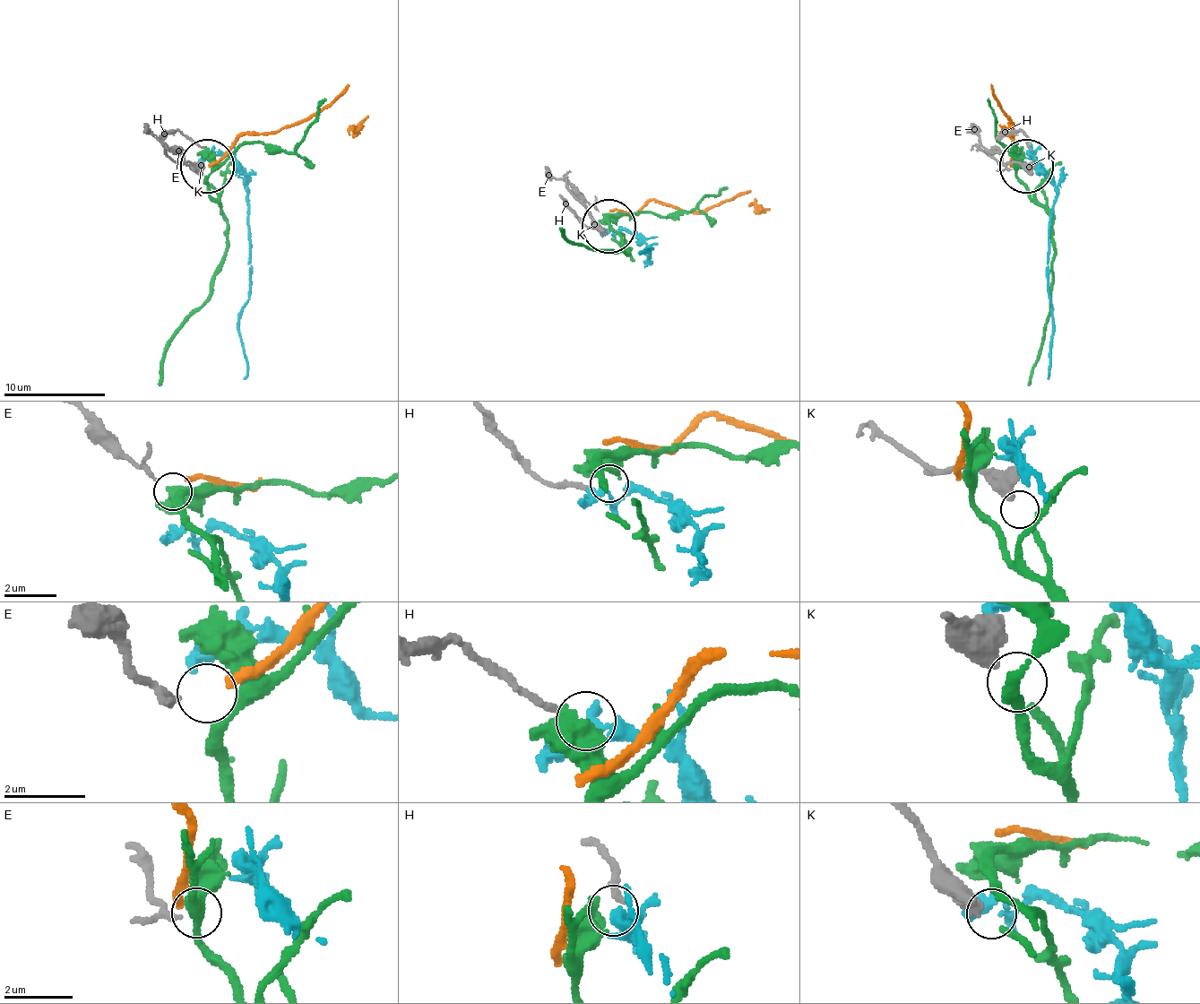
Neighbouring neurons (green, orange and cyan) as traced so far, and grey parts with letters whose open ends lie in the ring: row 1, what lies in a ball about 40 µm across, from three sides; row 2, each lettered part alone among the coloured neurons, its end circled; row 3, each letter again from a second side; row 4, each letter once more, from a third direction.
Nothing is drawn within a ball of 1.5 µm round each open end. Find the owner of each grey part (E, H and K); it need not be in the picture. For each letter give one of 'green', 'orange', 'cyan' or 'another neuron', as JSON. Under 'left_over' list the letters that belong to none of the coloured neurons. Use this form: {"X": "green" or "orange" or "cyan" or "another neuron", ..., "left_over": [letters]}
{"E": "another neuron", "H": "cyan", "K": "green", "left_over": ["E"]}

